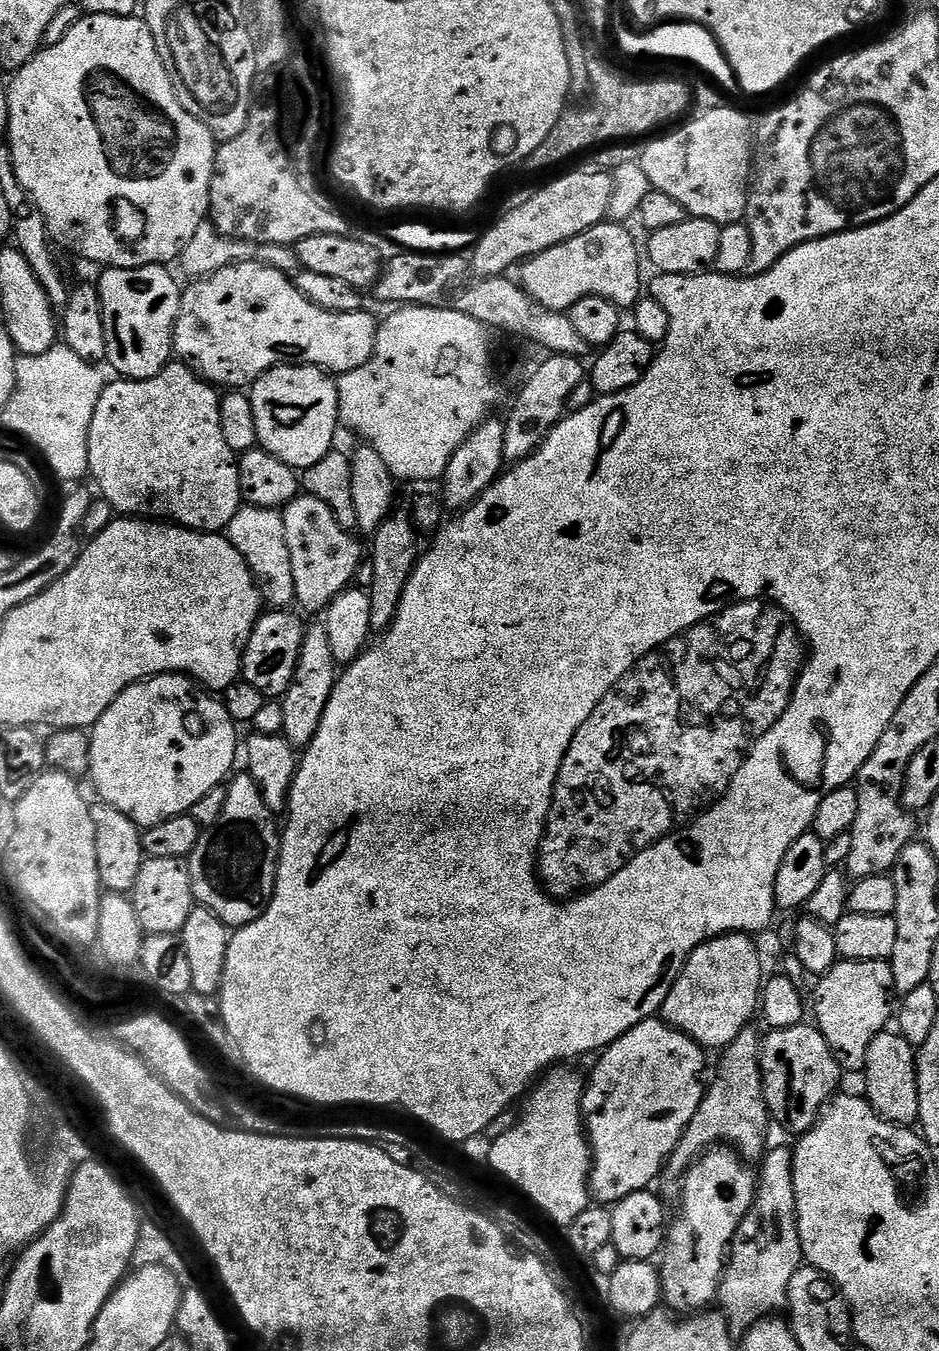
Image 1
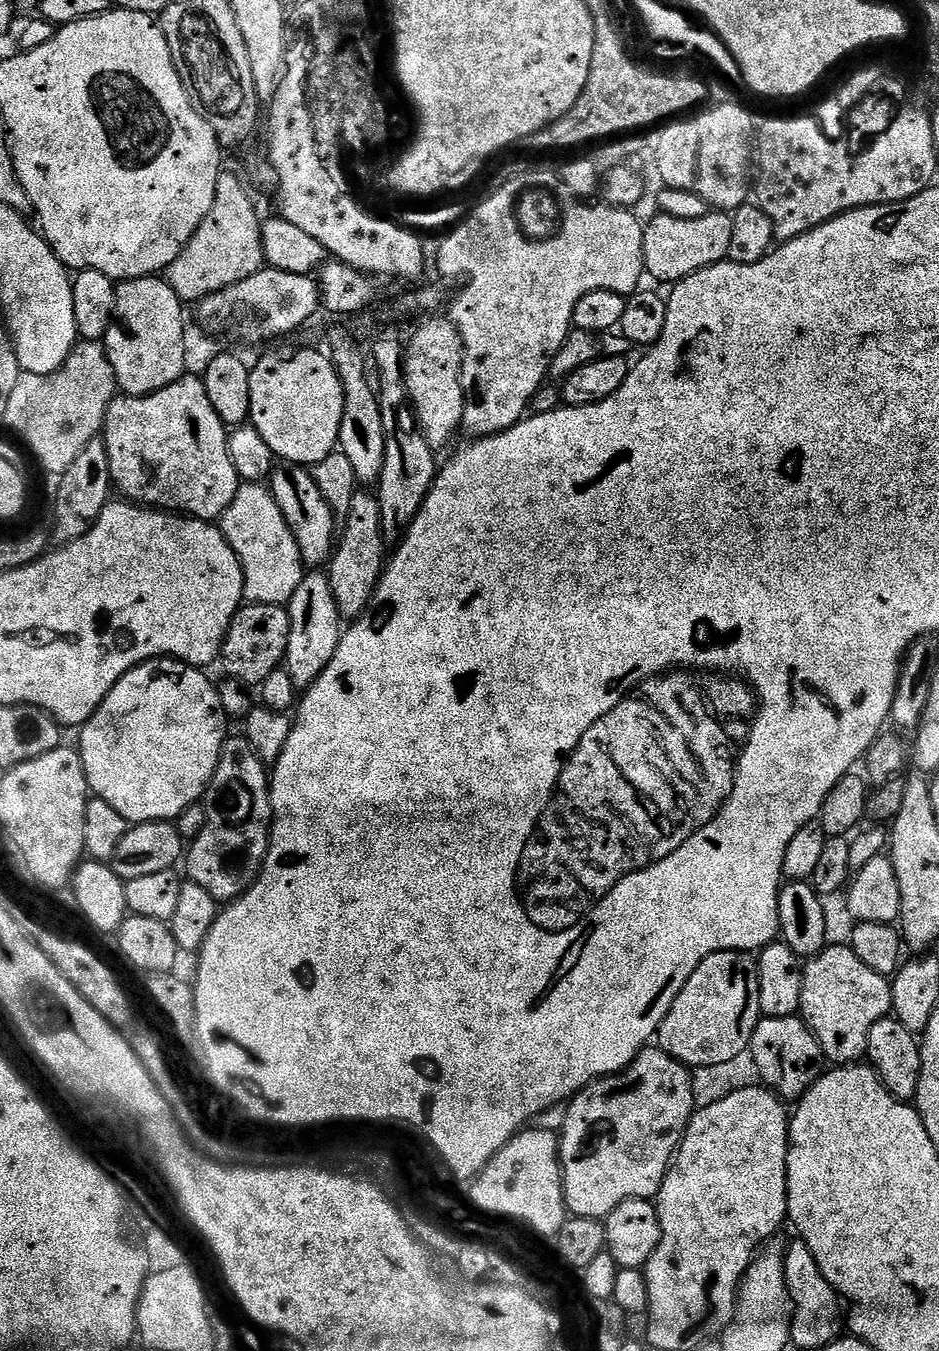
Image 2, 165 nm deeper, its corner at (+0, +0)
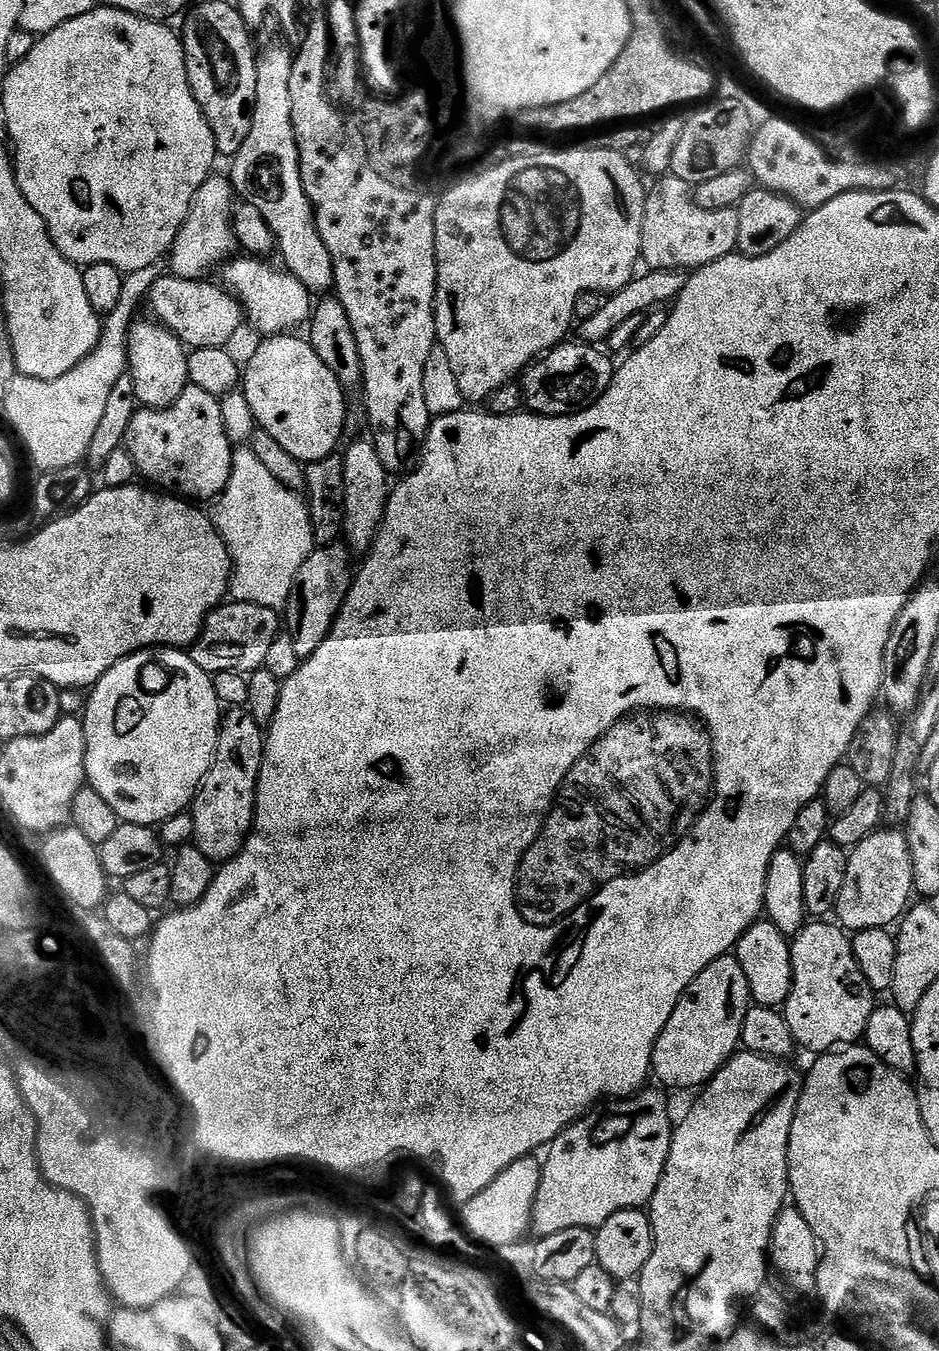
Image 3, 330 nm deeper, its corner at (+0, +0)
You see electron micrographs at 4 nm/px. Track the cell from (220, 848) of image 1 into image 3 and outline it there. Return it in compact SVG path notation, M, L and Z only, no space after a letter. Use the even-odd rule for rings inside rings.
M232 710L223 717L220 725L220 733L218 734L218 742L216 743L216 756L212 759L212 769L206 774L204 783L200 785L200 791L196 793L196 799L192 802L190 809L190 815L194 822L194 834L192 835L194 841L194 847L197 848L205 860L211 860L213 862L227 862L240 853L240 848L248 839L249 832L252 831L252 822L256 818L256 783L260 777L260 763L264 757L264 742L266 739L265 729L258 723L254 722L254 718L246 710Z

